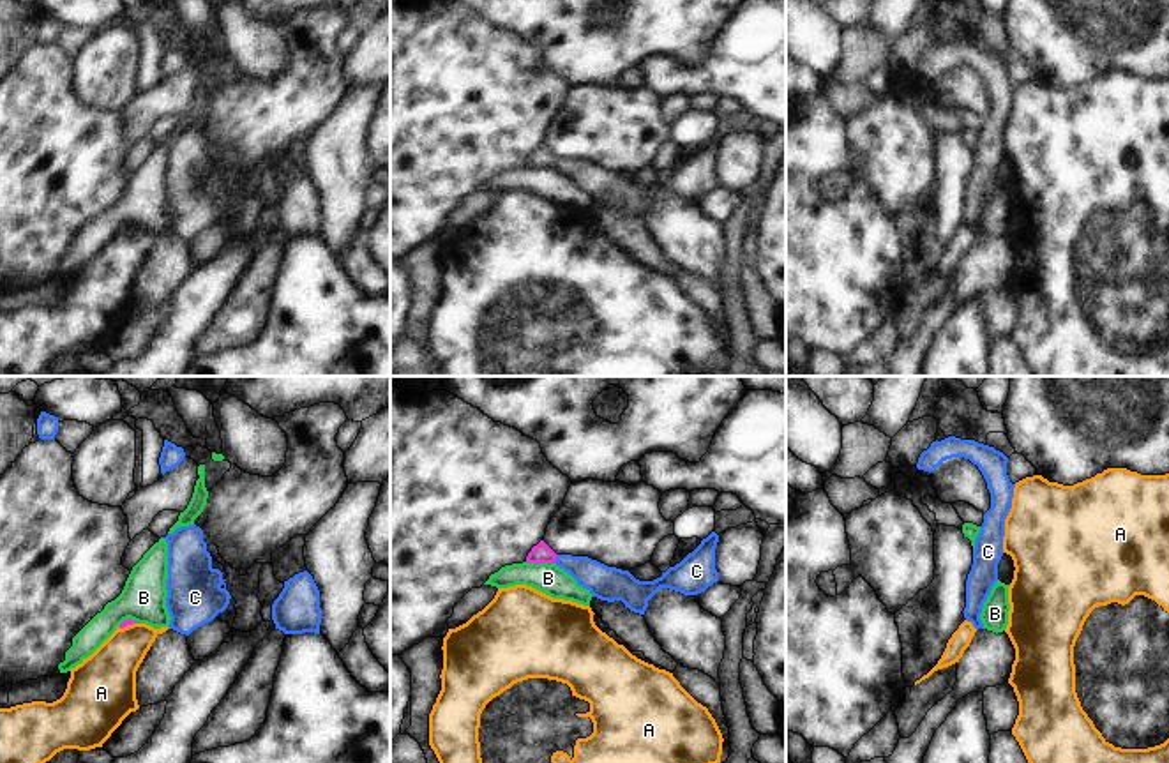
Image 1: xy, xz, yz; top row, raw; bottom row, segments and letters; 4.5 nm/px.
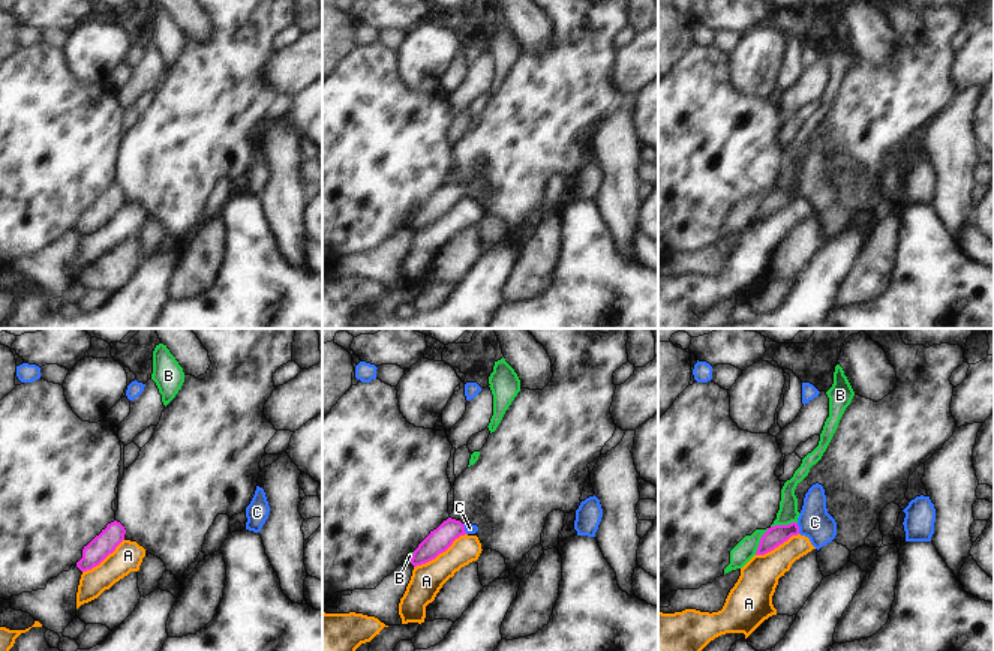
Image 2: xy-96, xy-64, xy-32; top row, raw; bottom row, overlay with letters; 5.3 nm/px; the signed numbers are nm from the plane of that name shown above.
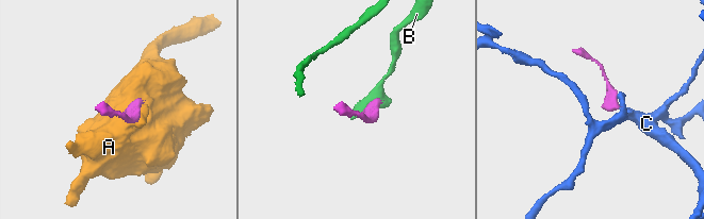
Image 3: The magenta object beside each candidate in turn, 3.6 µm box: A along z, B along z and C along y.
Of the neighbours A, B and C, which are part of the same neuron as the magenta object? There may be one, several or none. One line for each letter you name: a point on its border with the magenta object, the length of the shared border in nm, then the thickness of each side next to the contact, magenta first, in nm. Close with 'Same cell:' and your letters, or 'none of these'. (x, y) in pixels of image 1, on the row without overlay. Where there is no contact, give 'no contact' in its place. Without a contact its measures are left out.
C: meets magenta in xz at (555, 163); contact 50 nm long; 90 nm thick on the magenta side, 150 nm on the other
Same cell: C

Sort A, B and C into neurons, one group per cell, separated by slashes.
A / B / C

